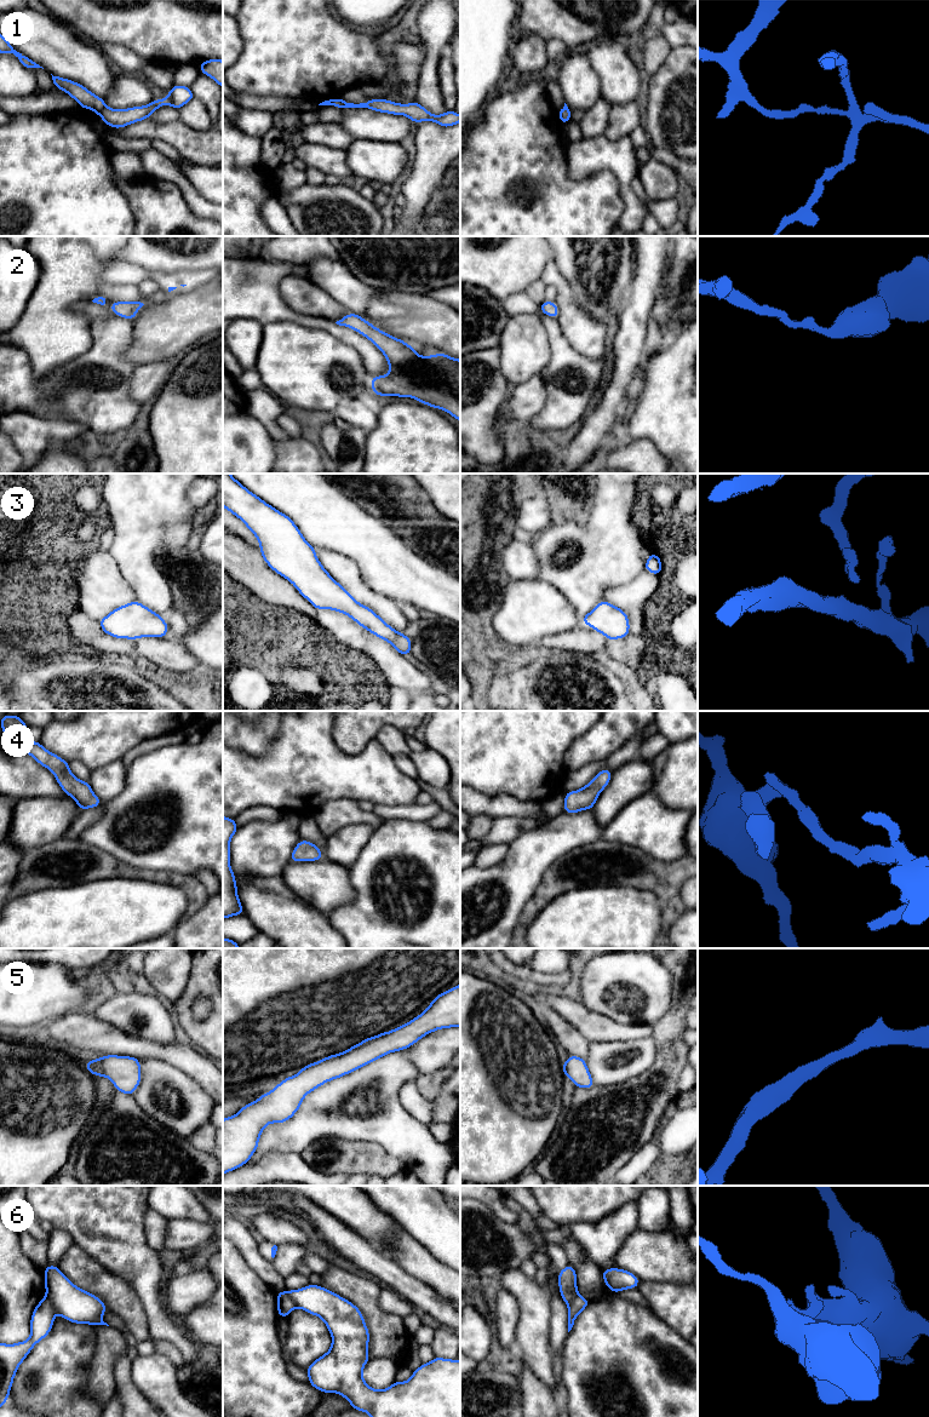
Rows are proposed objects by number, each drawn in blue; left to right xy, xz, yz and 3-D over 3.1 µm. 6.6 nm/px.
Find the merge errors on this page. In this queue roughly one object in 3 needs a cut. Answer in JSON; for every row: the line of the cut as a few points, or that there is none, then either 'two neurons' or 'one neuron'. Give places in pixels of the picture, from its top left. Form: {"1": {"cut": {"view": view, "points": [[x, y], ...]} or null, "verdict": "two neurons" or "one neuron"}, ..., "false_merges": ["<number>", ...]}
{"1": {"cut": {"view": "xy", "points": [[105, 107], [98, 114]]}, "verdict": "two neurons"}, "2": {"cut": null, "verdict": "one neuron"}, "3": {"cut": null, "verdict": "one neuron"}, "4": {"cut": null, "verdict": "one neuron"}, "5": {"cut": null, "verdict": "one neuron"}, "6": {"cut": {"view": "xy", "points": [[45, 1296], [56, 1311]]}, "verdict": "two neurons"}, "false_merges": ["1", "6"]}

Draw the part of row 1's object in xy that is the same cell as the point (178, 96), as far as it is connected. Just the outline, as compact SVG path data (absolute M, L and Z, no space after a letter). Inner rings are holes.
M173 85L167 97L164 99L157 98L147 105L132 107L127 109L111 109L105 107L99 113L99 116L107 126L122 128L137 121L149 119L149 116L164 104L179 110L184 104L189 103L194 98L195 97L190 90L190 86Z

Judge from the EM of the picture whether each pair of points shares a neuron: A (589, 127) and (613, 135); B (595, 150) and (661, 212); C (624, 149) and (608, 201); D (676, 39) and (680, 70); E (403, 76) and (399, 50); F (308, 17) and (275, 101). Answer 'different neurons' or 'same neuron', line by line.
A: different neurons
B: different neurons
C: different neurons
D: different neurons
E: same neuron
F: different neurons

